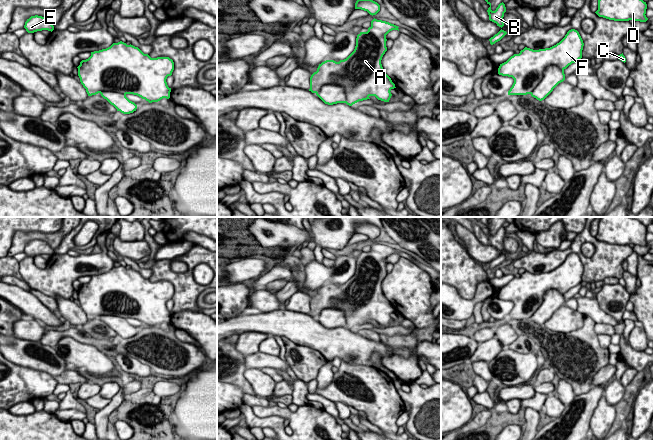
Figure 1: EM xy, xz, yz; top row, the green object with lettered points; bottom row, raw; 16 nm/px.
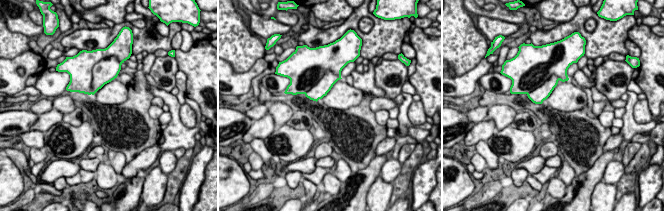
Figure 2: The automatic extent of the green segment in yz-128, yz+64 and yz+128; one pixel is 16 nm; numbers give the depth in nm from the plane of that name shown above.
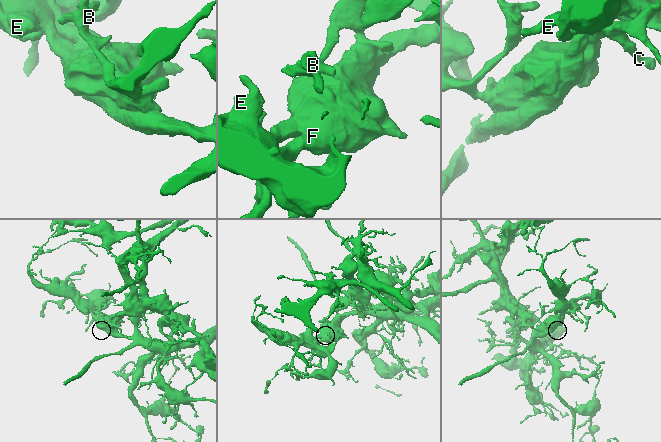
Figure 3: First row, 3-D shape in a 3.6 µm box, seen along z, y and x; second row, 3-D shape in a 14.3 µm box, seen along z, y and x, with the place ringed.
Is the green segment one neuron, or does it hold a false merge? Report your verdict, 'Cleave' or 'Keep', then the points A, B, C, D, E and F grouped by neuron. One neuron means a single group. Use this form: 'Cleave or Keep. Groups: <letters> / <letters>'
Cleave. Groups: A B C F / D E

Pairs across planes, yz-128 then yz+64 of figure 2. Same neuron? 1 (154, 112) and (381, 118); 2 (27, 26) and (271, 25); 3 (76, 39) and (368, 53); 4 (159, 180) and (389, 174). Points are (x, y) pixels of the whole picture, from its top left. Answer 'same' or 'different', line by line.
1: same
2: same
3: same
4: different

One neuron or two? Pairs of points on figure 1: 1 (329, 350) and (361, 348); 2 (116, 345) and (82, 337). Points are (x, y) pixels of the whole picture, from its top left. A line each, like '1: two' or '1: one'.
1: one
2: one

